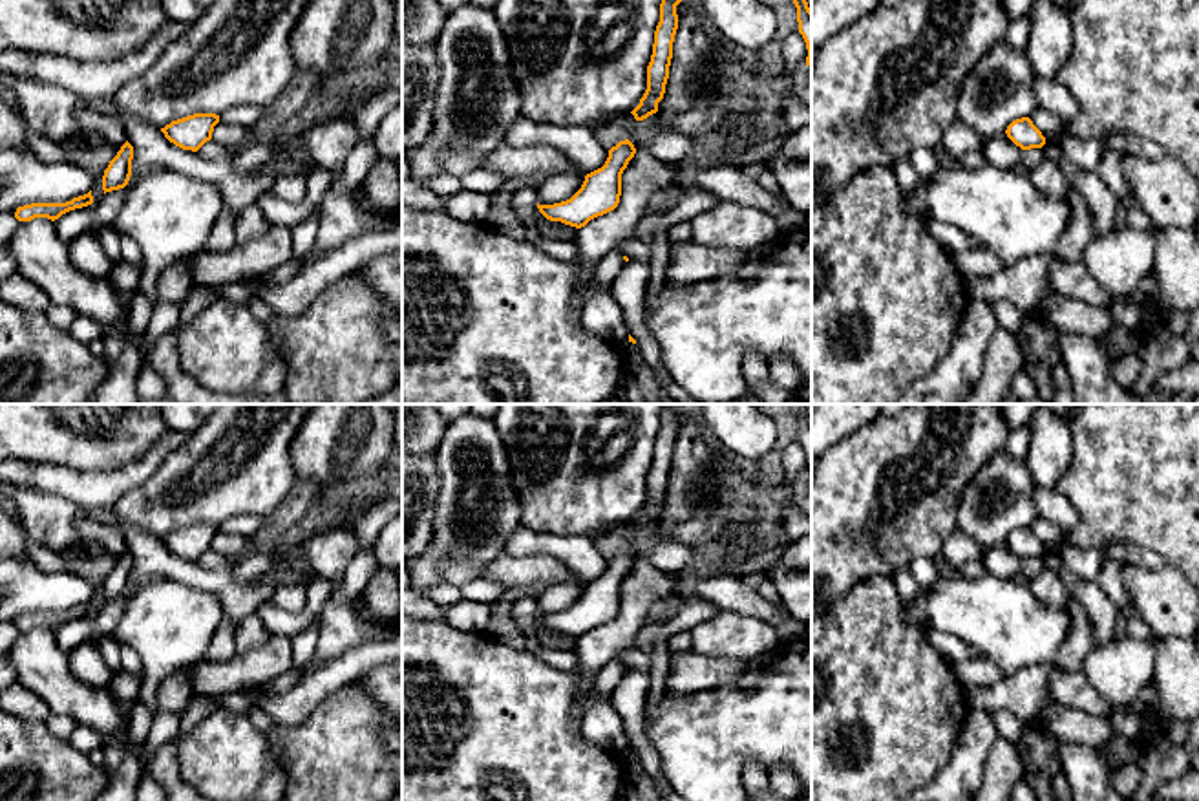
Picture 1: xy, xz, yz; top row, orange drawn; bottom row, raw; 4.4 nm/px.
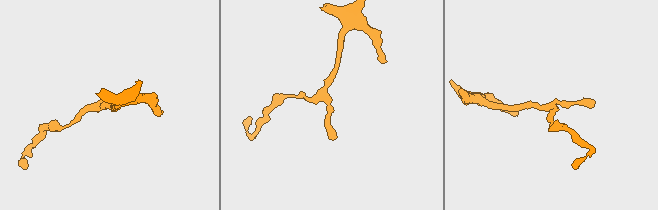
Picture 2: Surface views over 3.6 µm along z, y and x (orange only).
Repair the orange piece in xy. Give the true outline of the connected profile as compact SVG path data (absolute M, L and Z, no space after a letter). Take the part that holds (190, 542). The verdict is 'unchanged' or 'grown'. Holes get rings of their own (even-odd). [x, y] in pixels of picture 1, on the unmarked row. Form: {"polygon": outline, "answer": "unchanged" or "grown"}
{"polygon": "M194 523L172 530L161 541L164 547L183 560L197 561L207 550L212 549L214 536L219 532L216 523Z", "answer": "unchanged"}

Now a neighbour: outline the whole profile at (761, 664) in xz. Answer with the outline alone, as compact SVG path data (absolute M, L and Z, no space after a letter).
M771 653L757 655L755 658L748 660L746 671L735 682L744 689L753 689L766 673L775 669L775 666L777 662Z

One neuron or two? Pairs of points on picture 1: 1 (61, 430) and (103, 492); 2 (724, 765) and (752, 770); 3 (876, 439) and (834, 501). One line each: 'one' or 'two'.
1: two
2: two
3: one

